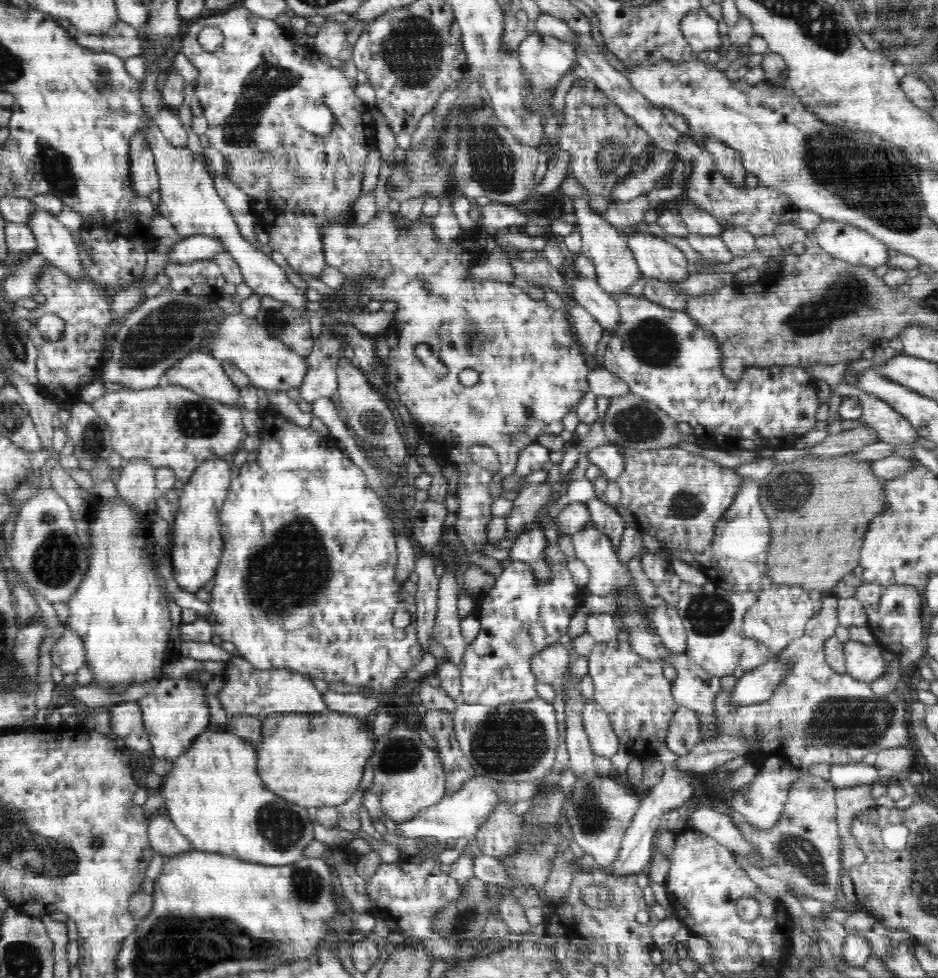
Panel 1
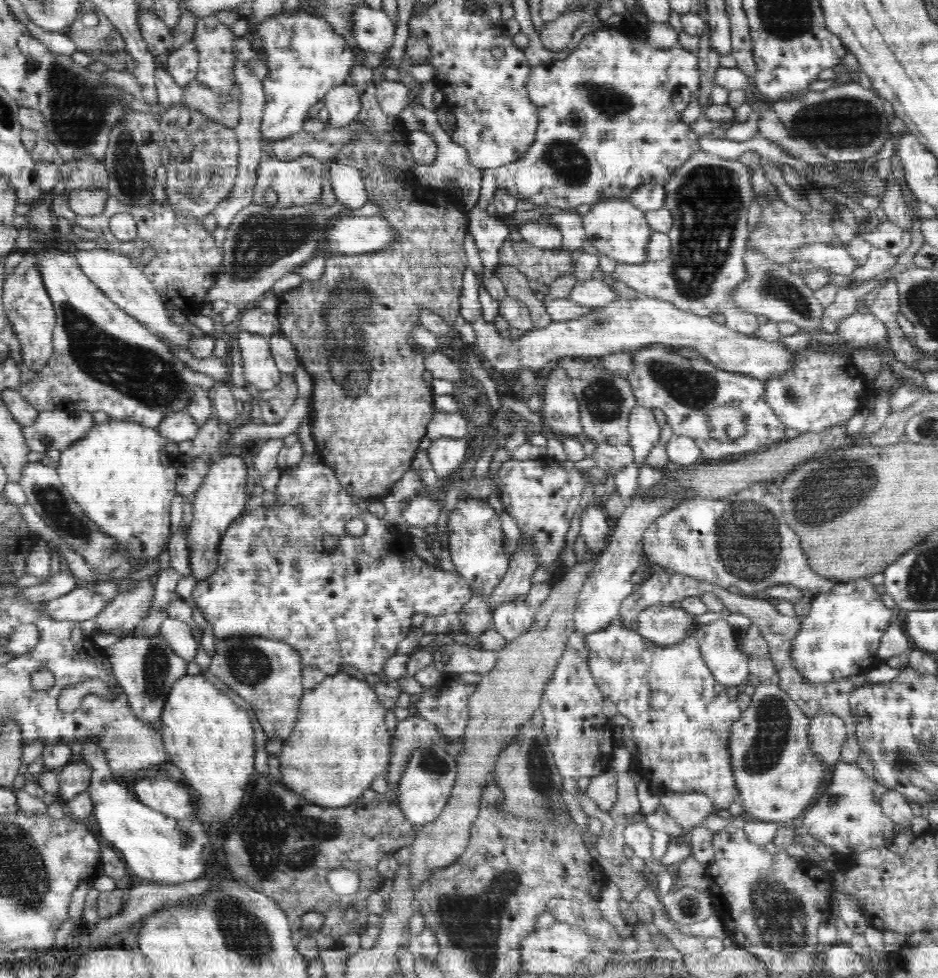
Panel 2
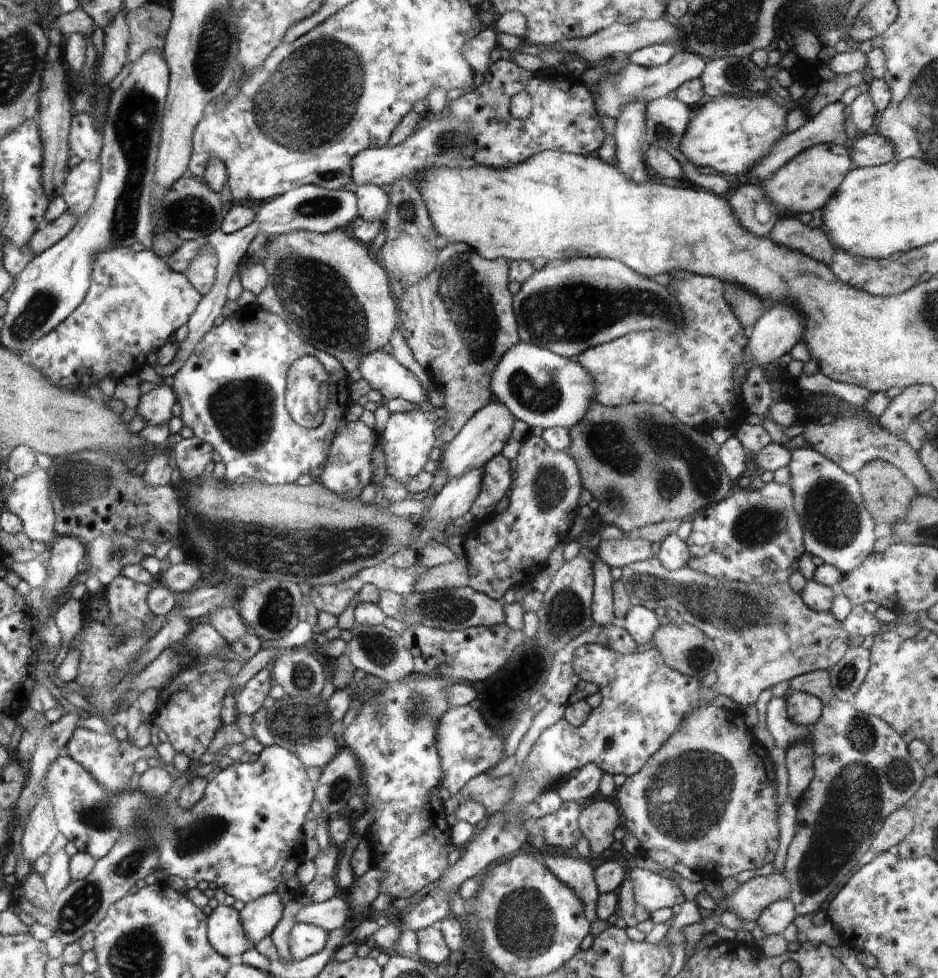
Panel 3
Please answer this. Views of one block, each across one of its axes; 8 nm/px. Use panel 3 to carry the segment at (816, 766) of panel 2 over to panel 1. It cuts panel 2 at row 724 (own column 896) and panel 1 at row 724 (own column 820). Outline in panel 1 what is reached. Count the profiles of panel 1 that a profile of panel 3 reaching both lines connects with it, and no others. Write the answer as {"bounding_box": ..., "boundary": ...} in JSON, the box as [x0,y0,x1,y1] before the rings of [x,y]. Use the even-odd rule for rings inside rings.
{"bounding_box":[668,593,910,830],"boundary":[[[825,593],[821,600],[823,605],[818,613],[808,620],[804,634],[796,640],[792,640],[779,658],[789,670],[789,674],[783,684],[772,694],[772,697],[757,705],[741,706],[734,708],[726,705],[722,692],[716,694],[714,702],[714,717],[718,736],[746,737],[750,741],[751,750],[748,752],[748,761],[757,764],[756,776],[738,791],[727,803],[737,814],[743,816],[756,829],[766,830],[772,828],[778,822],[787,804],[787,794],[790,793],[790,784],[796,782],[802,772],[810,772],[812,764],[850,764],[850,762],[862,762],[870,752],[878,754],[884,748],[896,748],[908,742],[906,720],[909,721],[910,702],[897,694],[894,690],[891,694],[878,698],[874,696],[870,683],[852,679],[850,675],[836,674],[830,665],[826,663],[824,644],[826,640],[836,634],[839,620],[837,617],[838,598],[834,593]],[[679,707],[668,730],[668,750],[672,750],[676,756],[686,756],[700,742],[703,742],[703,729],[699,714],[690,708]]]}

